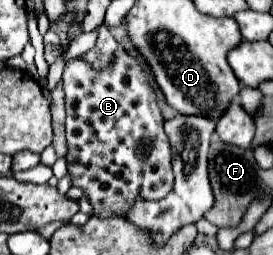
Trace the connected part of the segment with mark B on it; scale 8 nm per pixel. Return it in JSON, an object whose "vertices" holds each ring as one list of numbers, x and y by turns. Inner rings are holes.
{"vertices":[[118,52,106,70,96,72,88,62,74,58,66,64,62,84,66,94,68,172,72,176,72,184,84,188,84,194,94,206,94,214,124,216,136,196,142,196,146,200,164,198,174,184,170,144,162,128,164,116,156,104,152,76,144,60,128,52]]}

